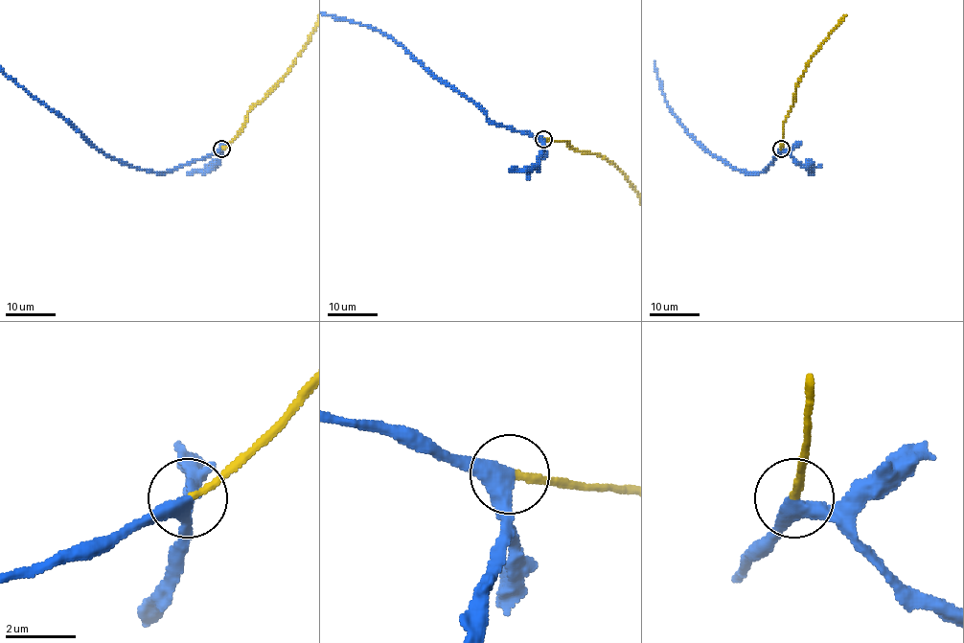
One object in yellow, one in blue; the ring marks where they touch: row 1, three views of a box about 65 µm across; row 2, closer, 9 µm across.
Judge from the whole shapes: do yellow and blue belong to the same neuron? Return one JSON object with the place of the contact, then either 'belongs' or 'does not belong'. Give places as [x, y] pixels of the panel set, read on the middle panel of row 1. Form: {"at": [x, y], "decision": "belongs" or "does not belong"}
{"at": [543, 139], "decision": "belongs"}

